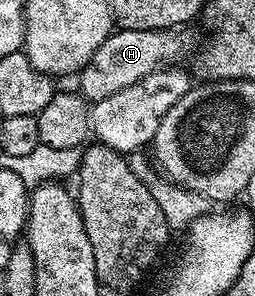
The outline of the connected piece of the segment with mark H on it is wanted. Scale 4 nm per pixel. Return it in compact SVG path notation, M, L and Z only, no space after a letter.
M177 28L175 30L122 30L113 29L102 44L98 44L98 52L90 56L84 69L79 71L79 93L91 103L112 96L137 83L143 76L150 76L155 70L171 67L174 62L184 57L195 44L196 40L191 29Z

